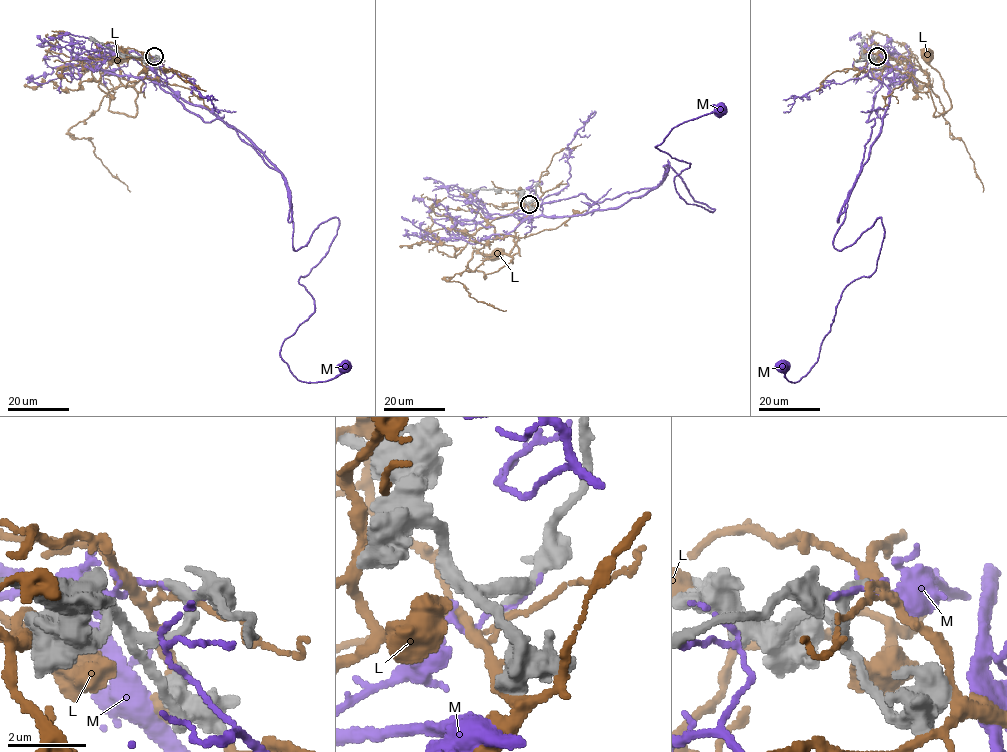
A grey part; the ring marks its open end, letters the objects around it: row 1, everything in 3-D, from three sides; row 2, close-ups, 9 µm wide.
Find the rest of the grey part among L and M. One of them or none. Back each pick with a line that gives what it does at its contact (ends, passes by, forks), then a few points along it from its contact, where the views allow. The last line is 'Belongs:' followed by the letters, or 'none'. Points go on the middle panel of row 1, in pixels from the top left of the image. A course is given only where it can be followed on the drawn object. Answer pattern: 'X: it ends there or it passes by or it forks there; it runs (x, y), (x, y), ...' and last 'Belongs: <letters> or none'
Belongs: none

